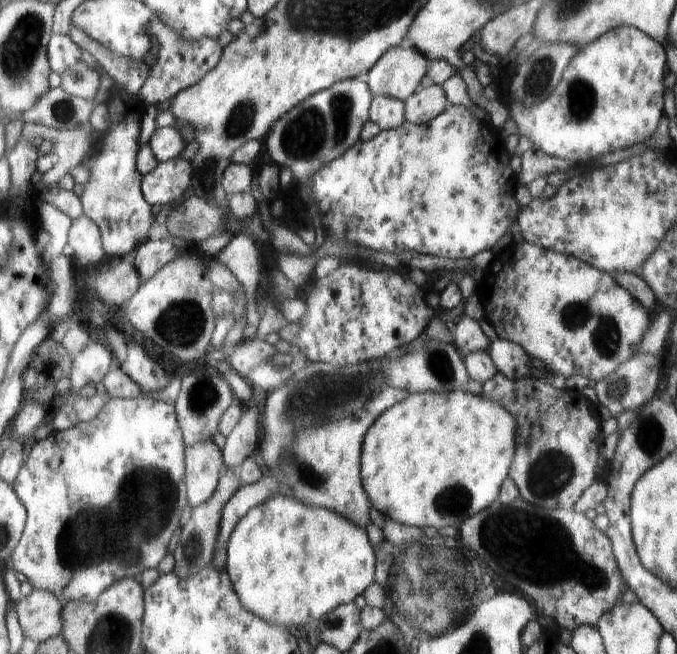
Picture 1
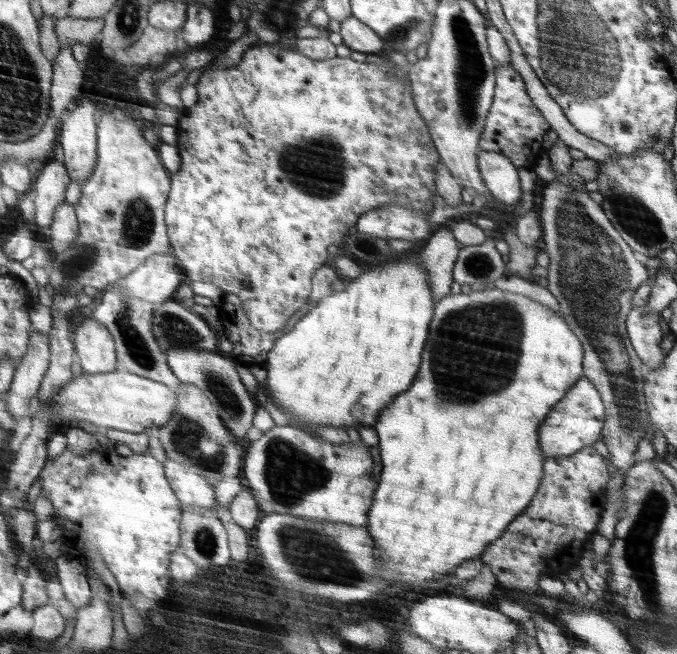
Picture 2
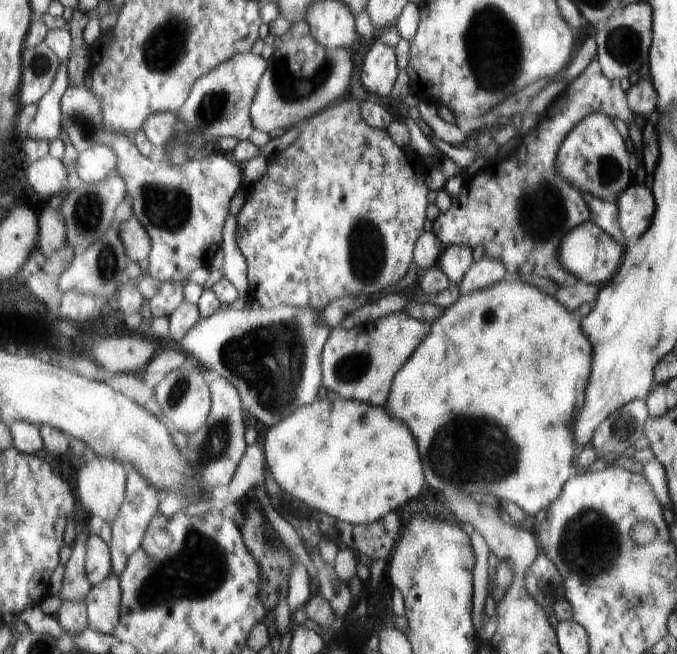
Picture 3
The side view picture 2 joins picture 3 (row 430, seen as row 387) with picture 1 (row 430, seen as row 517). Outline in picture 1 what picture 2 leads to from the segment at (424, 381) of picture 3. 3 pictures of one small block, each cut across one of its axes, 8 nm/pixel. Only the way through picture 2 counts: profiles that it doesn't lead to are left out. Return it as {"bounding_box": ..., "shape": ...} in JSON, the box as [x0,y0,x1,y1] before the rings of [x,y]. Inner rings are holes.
{"bounding_box":[362,390,517,530],"shape":[[[462,390],[440,394],[440,392],[422,392],[422,394],[410,394],[410,398],[390,406],[382,418],[378,418],[378,426],[370,430],[370,438],[366,438],[366,458],[362,458],[362,478],[366,478],[366,490],[370,490],[370,498],[374,498],[374,506],[386,519],[396,520],[416,528],[434,527],[438,530],[444,526],[453,526],[458,529],[465,521],[468,521],[470,514],[478,514],[484,508],[488,509],[500,493],[502,482],[508,478],[510,464],[514,458],[517,441],[517,422],[509,410],[496,400],[490,400],[486,396],[470,394]]]}

